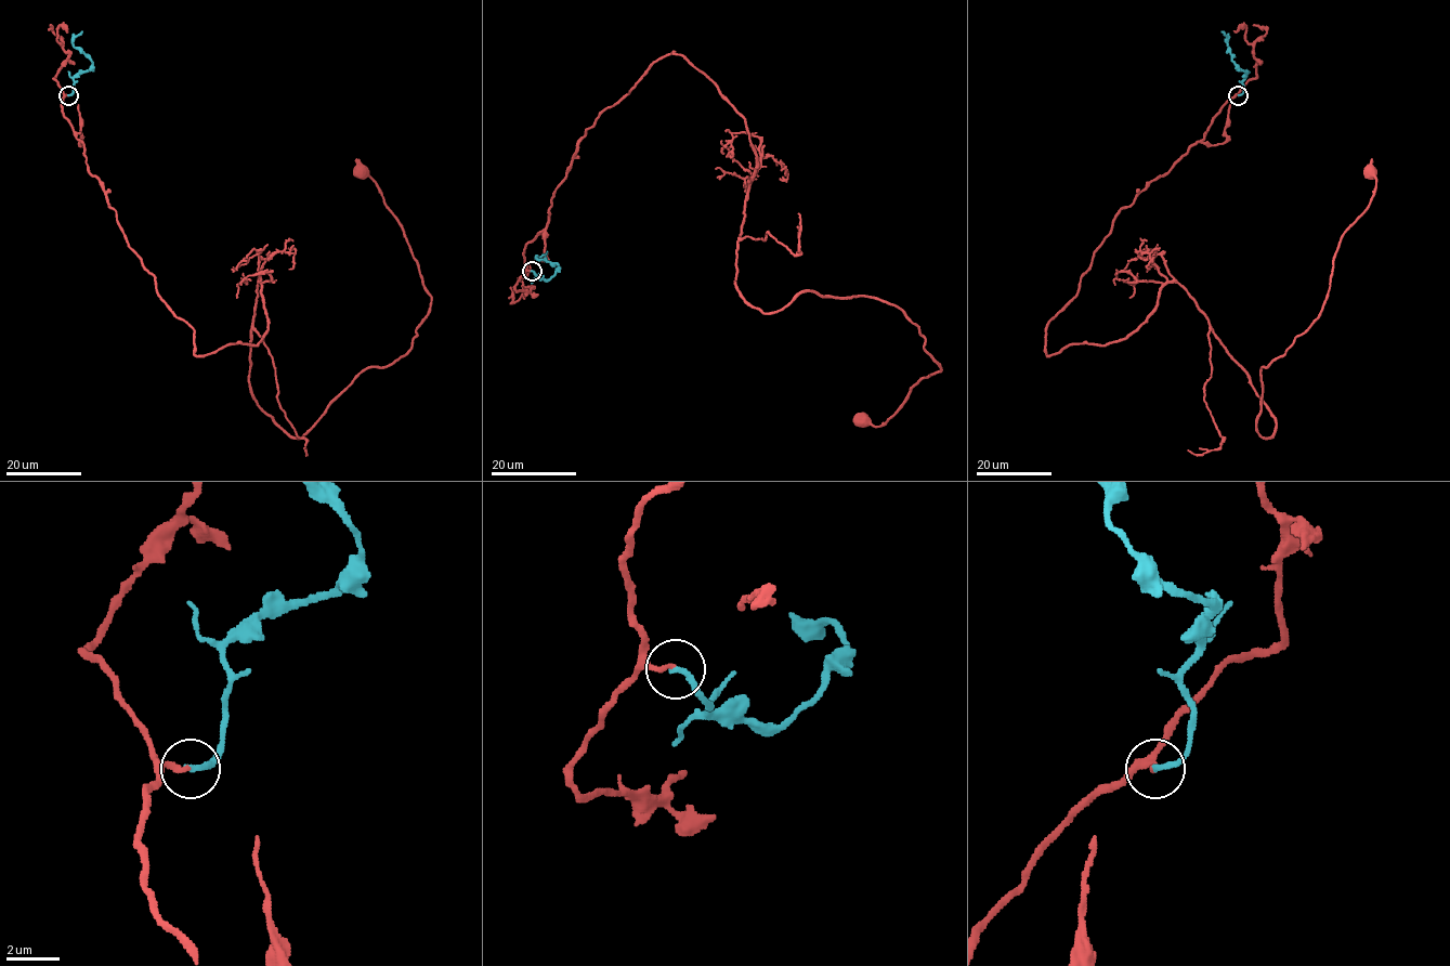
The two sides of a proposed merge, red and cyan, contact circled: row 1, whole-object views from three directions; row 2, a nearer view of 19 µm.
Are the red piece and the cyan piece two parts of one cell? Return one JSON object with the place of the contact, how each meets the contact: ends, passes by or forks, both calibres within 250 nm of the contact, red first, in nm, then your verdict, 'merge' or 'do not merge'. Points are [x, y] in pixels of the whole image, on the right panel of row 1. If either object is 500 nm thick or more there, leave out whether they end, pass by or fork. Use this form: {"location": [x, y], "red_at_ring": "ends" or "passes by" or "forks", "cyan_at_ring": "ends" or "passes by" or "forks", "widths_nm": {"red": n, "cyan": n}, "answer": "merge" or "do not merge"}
{"location": [1238, 95], "red_at_ring": "ends", "cyan_at_ring": "ends", "widths_nm": {"red": 180, "cyan": 200}, "answer": "merge"}

